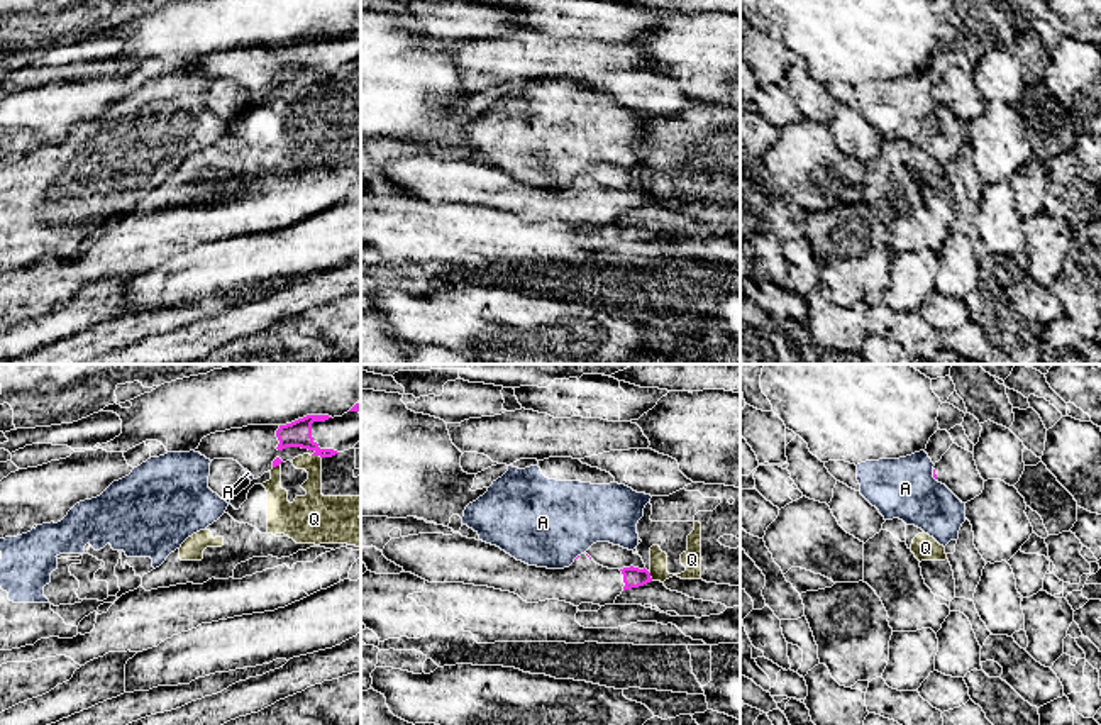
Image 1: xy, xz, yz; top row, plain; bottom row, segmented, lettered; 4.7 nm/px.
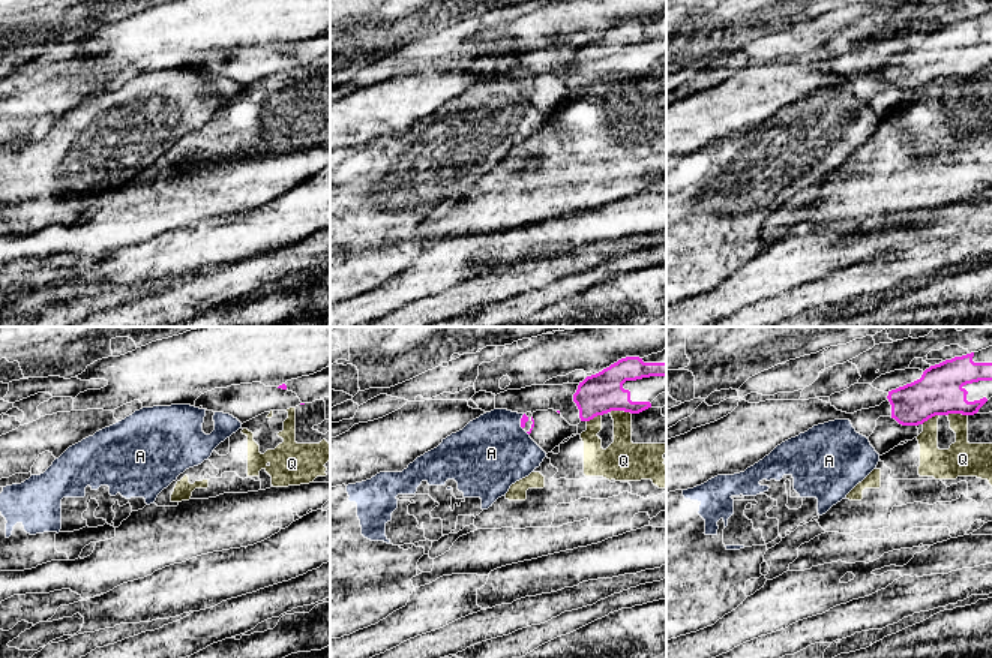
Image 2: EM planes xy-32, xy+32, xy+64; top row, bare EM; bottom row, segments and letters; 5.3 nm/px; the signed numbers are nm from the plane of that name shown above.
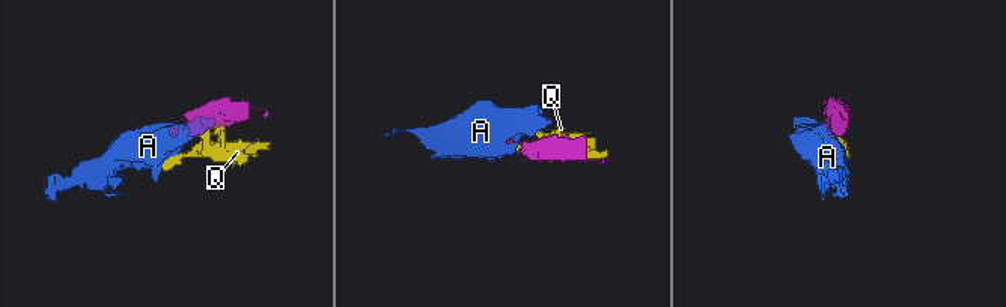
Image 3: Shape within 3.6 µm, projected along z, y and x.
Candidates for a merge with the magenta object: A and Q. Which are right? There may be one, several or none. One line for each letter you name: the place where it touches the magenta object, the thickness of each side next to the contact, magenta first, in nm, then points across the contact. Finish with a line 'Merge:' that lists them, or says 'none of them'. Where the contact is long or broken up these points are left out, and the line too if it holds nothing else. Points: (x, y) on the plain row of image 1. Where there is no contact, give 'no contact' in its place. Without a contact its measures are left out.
Merge: none of them

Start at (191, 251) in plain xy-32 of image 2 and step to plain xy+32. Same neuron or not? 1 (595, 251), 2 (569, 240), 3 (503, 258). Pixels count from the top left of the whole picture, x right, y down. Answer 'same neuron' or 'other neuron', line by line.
1: other neuron
2: same neuron
3: same neuron

